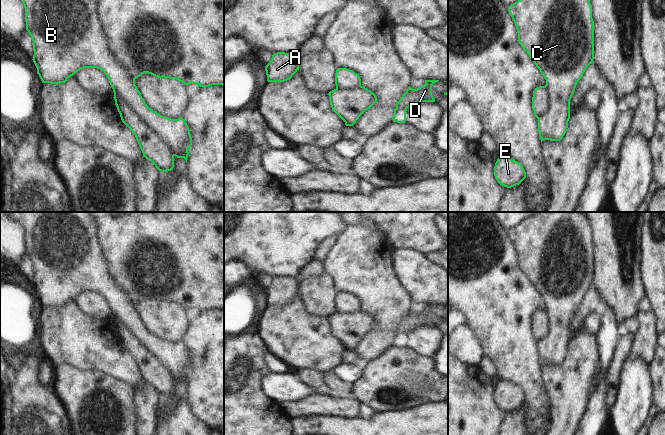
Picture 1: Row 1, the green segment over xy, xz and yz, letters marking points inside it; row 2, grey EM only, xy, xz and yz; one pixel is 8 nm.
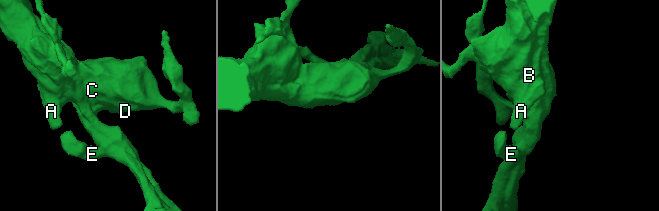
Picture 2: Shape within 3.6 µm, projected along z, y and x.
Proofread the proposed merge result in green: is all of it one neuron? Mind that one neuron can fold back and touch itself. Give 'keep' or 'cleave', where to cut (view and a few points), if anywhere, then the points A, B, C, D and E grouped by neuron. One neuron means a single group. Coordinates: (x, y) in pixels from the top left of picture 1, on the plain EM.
cleave; cut in xy along (93, 217), (97, 241), (108, 263), (109, 272), (134, 306); A B / C D E

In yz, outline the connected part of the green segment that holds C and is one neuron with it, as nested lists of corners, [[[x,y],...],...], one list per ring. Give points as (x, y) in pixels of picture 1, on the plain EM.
[[[536,212],[535,214],[525,218],[520,224],[511,228],[508,231],[508,236],[511,239],[517,256],[518,266],[527,276],[530,283],[534,286],[536,291],[540,294],[546,304],[545,311],[548,314],[548,320],[550,322],[550,330],[547,336],[538,342],[538,356],[541,366],[543,364],[560,365],[566,357],[568,352],[568,345],[570,343],[570,324],[575,316],[578,305],[582,302],[586,292],[592,288],[594,283],[594,245],[592,242],[592,230],[590,224],[583,212]]]

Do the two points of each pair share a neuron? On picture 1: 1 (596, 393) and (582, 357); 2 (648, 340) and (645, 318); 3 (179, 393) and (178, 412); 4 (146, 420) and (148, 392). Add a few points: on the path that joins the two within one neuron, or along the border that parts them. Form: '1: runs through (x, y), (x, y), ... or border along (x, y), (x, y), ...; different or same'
1: border along (590, 392), (588, 404), (583, 414); different
2: runs through (648, 335), (648, 323); same
3: border along (184, 397), (169, 411), (160, 411), (158, 413); different
4: runs through (146, 413), (146, 399); same

